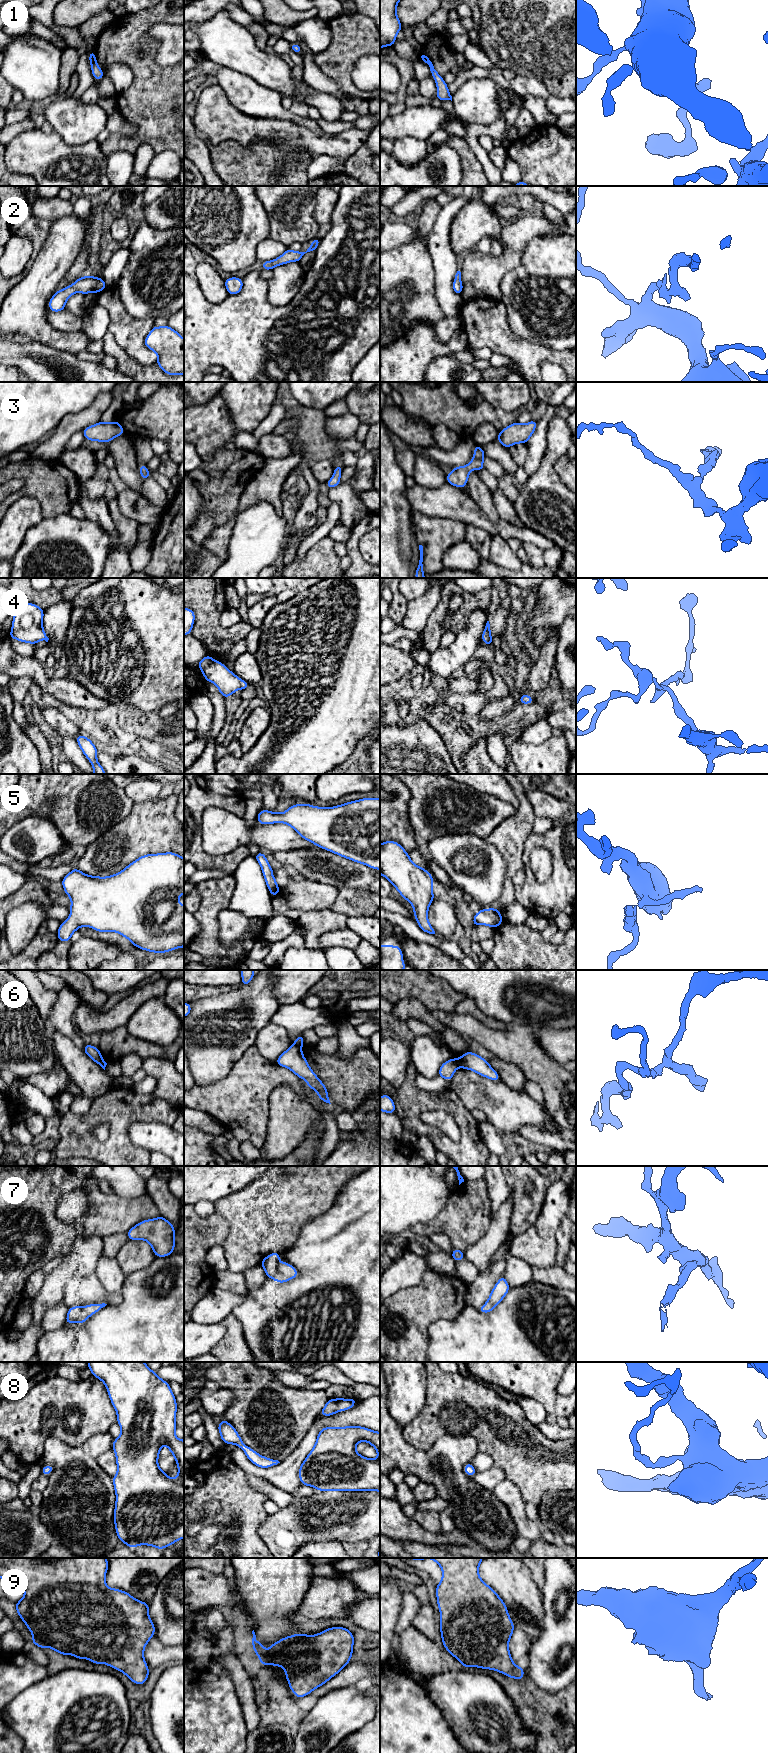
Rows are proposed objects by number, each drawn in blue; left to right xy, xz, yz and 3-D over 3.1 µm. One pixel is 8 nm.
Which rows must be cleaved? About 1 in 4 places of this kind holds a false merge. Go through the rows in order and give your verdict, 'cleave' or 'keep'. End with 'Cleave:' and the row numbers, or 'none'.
1: keep
2: keep
3: keep
4: keep
5: keep
6: cleave
7: keep
8: keep
9: keep
Cleave: 6

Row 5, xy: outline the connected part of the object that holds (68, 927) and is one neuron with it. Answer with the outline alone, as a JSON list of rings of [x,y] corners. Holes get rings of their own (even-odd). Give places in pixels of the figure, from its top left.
[[[178,854],[143,855],[117,874],[107,877],[90,876],[75,867],[61,883],[71,899],[71,906],[69,918],[58,929],[58,940],[68,942],[77,929],[86,926],[98,932],[117,932],[133,946],[158,954],[184,947],[184,905],[178,901],[179,896],[184,894],[184,858]]]

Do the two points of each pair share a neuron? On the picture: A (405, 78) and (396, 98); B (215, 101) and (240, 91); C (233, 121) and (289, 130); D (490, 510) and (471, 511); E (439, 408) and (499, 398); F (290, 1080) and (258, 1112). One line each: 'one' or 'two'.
A: one
B: two
C: one
D: two
E: two
F: one

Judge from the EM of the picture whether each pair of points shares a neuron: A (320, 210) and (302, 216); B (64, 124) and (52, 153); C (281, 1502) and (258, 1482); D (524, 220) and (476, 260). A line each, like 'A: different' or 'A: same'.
A: different
B: different
C: same
D: same

